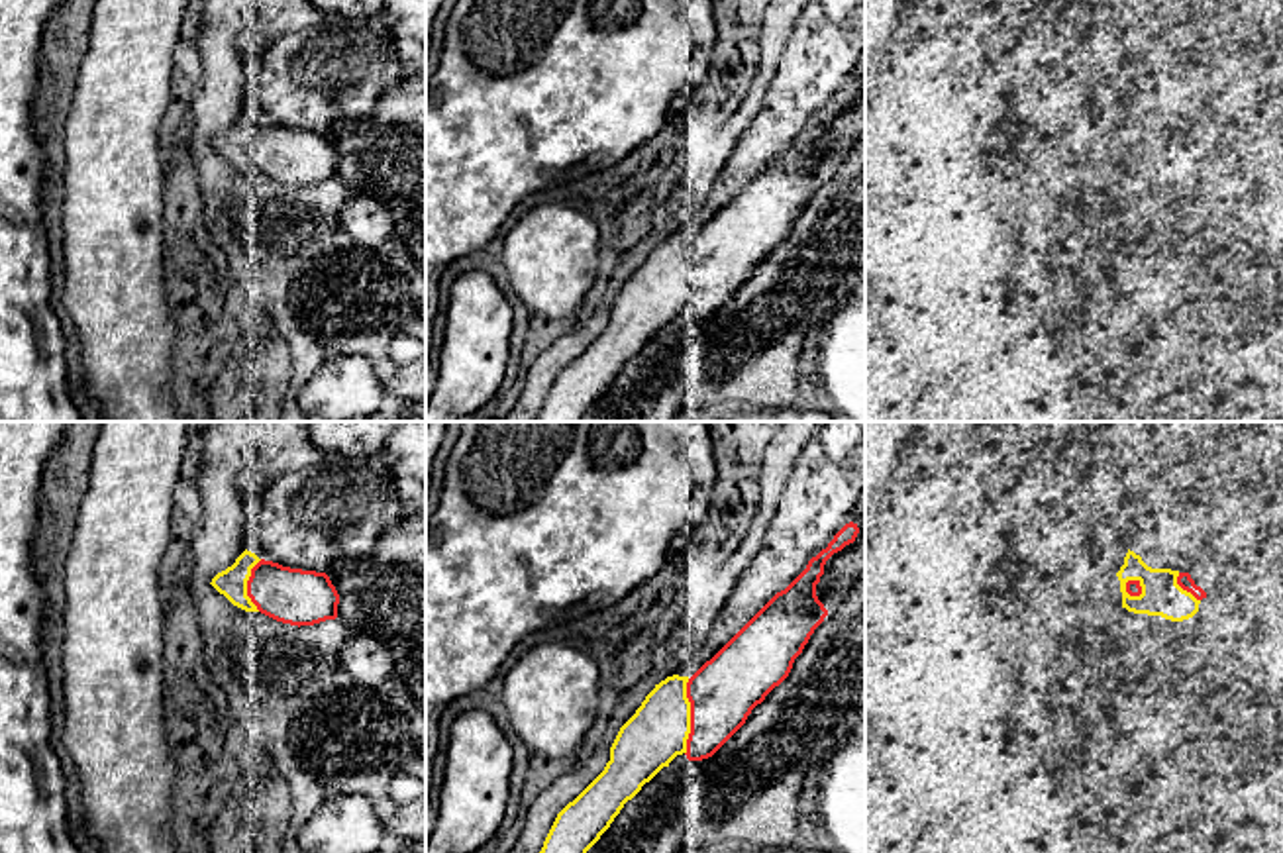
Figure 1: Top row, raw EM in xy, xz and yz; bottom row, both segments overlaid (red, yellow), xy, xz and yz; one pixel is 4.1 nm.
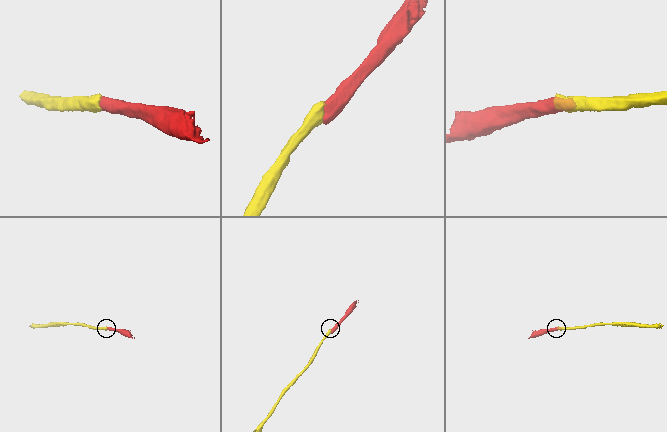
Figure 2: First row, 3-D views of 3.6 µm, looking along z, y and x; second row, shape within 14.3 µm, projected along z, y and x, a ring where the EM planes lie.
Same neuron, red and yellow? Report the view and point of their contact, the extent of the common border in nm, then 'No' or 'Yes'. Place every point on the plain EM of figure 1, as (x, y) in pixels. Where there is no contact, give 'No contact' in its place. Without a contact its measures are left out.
Touches red at xz (691, 277). Shared border 320 nm. Yes

